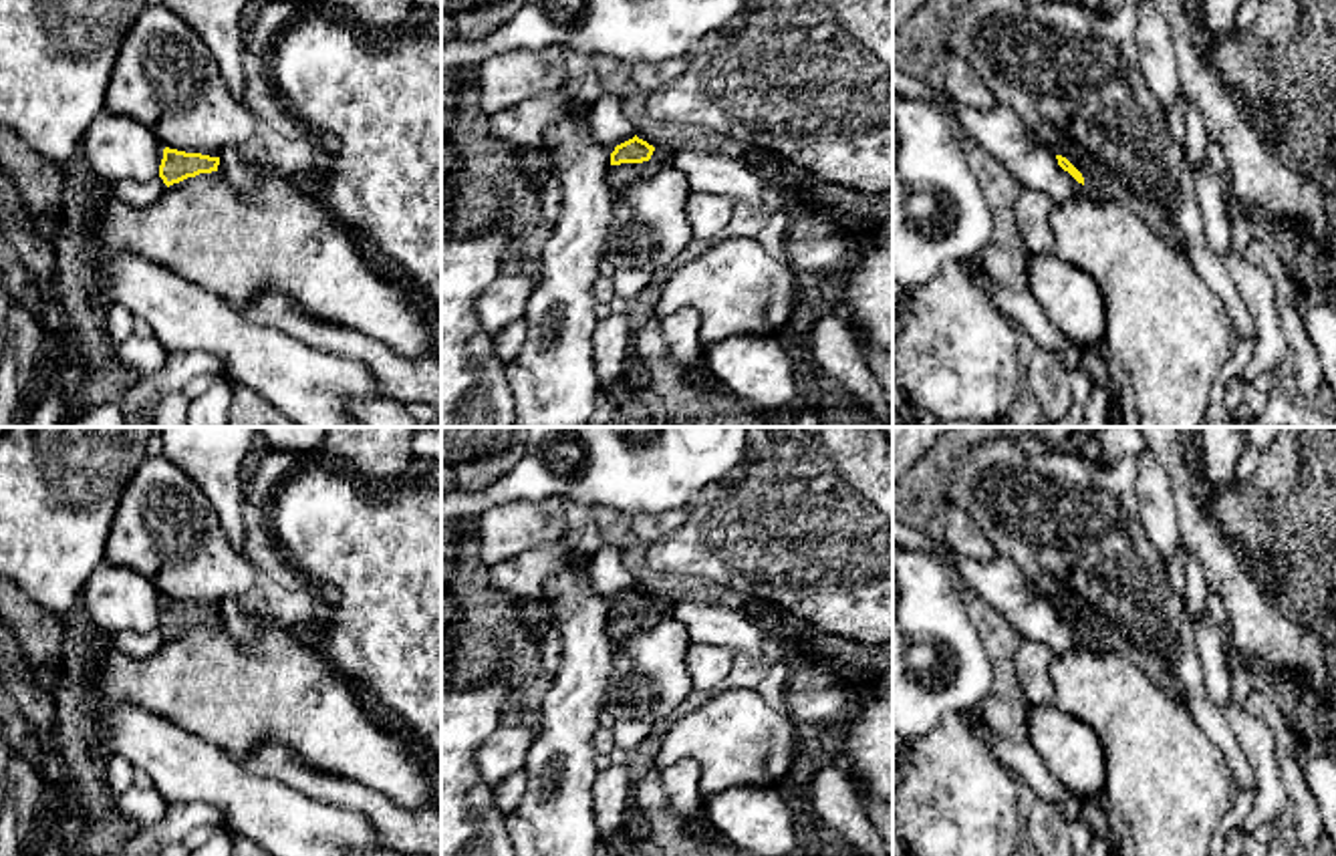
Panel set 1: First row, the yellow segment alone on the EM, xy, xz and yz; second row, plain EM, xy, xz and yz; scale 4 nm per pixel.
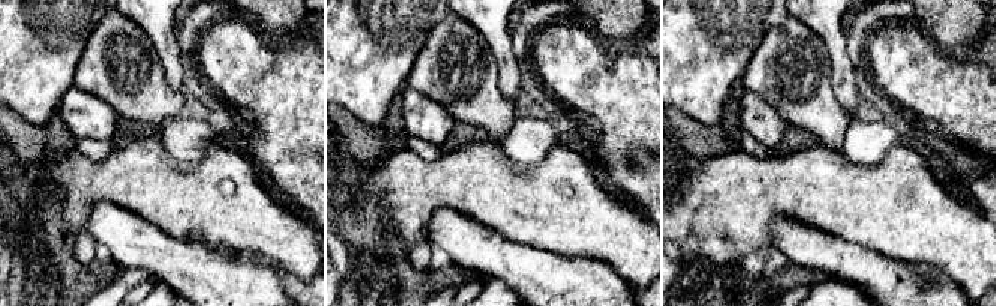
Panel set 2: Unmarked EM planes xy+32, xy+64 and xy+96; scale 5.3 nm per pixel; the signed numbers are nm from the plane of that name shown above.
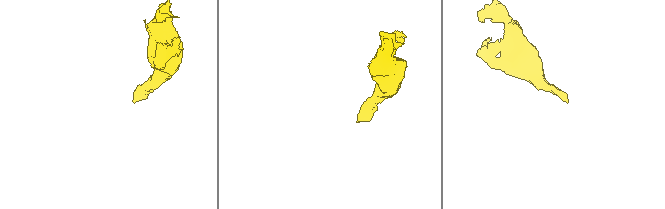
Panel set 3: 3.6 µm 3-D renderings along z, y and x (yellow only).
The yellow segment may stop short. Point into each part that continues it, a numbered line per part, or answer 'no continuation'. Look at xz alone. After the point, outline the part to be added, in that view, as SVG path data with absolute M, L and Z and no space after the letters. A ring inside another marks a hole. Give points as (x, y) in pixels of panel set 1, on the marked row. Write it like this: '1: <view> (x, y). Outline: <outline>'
1: xz (623, 176). Outline: M659 161L611 165L609 177L607 177L611 187L611 197L617 197L631 185L655 175L661 167L663 163Z

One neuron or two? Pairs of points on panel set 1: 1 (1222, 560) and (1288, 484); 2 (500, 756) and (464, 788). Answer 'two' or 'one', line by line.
1: two
2: two

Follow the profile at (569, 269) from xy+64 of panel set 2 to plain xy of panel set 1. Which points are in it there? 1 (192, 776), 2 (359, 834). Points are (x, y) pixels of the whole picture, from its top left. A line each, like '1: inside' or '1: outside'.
1: inside
2: inside

